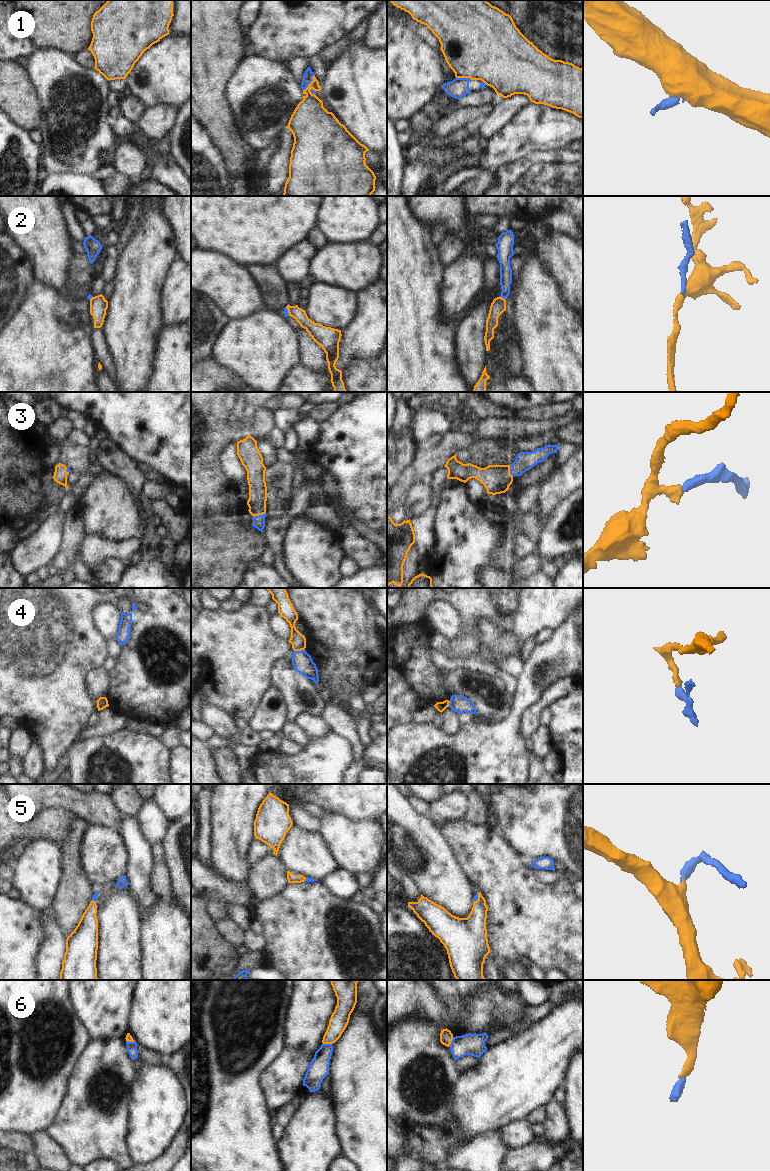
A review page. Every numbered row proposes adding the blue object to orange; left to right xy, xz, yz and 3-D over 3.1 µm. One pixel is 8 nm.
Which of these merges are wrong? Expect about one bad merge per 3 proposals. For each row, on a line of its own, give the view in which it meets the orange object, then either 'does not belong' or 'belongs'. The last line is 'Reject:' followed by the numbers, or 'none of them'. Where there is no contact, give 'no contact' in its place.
1: xz | does not belong
2: yz | does not belong
3: xz | belongs
4: xz | belongs
5: yz | belongs
6: yz | does not belong
Reject: 1, 2, 6

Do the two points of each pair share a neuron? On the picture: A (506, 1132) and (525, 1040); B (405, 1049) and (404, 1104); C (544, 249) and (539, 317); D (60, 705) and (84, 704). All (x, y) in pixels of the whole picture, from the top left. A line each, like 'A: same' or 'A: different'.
A: different
B: same
C: different
D: same

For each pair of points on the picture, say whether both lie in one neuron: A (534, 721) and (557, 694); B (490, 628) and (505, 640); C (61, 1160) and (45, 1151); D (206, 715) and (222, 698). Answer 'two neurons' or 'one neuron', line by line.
A: one neuron
B: one neuron
C: one neuron
D: two neurons

